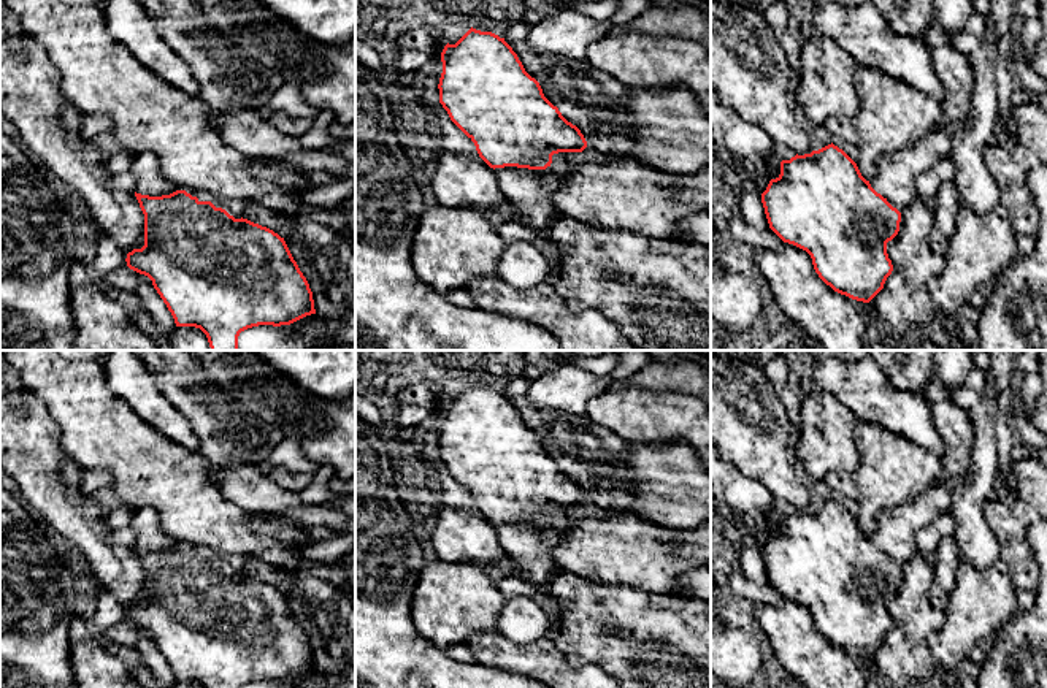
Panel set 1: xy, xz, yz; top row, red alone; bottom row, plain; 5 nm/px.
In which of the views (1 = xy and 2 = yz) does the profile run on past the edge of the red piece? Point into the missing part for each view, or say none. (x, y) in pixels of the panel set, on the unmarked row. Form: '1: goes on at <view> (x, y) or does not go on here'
1: goes on at xy (149, 536)
2: goes on at yz (895, 531)

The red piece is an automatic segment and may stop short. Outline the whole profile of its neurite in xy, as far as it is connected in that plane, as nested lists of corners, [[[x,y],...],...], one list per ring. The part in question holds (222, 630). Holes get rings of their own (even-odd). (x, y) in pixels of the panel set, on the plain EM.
[[[152,507],[135,510],[128,526],[136,533],[135,552],[144,569],[144,601],[127,609],[127,621],[152,636],[171,667],[176,682],[195,682],[203,688],[241,688],[259,680],[290,680],[316,669],[313,647],[284,593],[247,574],[235,574],[211,556],[200,556],[170,537]]]

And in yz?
[[[968,472],[961,477],[952,477],[942,484],[934,485],[933,488],[926,490],[925,493],[922,493],[917,499],[906,503],[899,507],[890,507],[890,509],[882,509],[877,514],[877,525],[876,529],[871,536],[866,536],[857,518],[838,501],[834,501],[833,498],[819,504],[819,506],[812,506],[811,509],[804,509],[804,510],[795,510],[790,515],[782,515],[780,517],[780,529],[776,534],[771,534],[766,545],[761,548],[761,558],[765,563],[765,569],[769,579],[769,583],[784,596],[788,599],[793,599],[803,606],[806,606],[811,613],[812,613],[812,620],[815,628],[819,629],[819,633],[830,640],[834,647],[846,650],[852,655],[857,656],[863,656],[863,658],[869,658],[882,644],[884,639],[887,636],[887,633],[892,629],[893,626],[893,620],[892,615],[888,613],[887,609],[887,598],[892,596],[898,587],[899,587],[899,577],[901,577],[901,568],[919,553],[917,550],[917,544],[915,544],[915,533],[933,523],[939,515],[942,514],[949,514],[950,510],[950,499],[952,499],[952,493],[955,490],[957,485],[960,485],[965,479],[966,479]]]

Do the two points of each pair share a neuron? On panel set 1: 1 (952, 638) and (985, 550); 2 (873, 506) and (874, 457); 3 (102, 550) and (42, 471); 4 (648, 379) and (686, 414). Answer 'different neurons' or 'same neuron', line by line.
1: different neurons
2: same neuron
3: same neuron
4: different neurons

